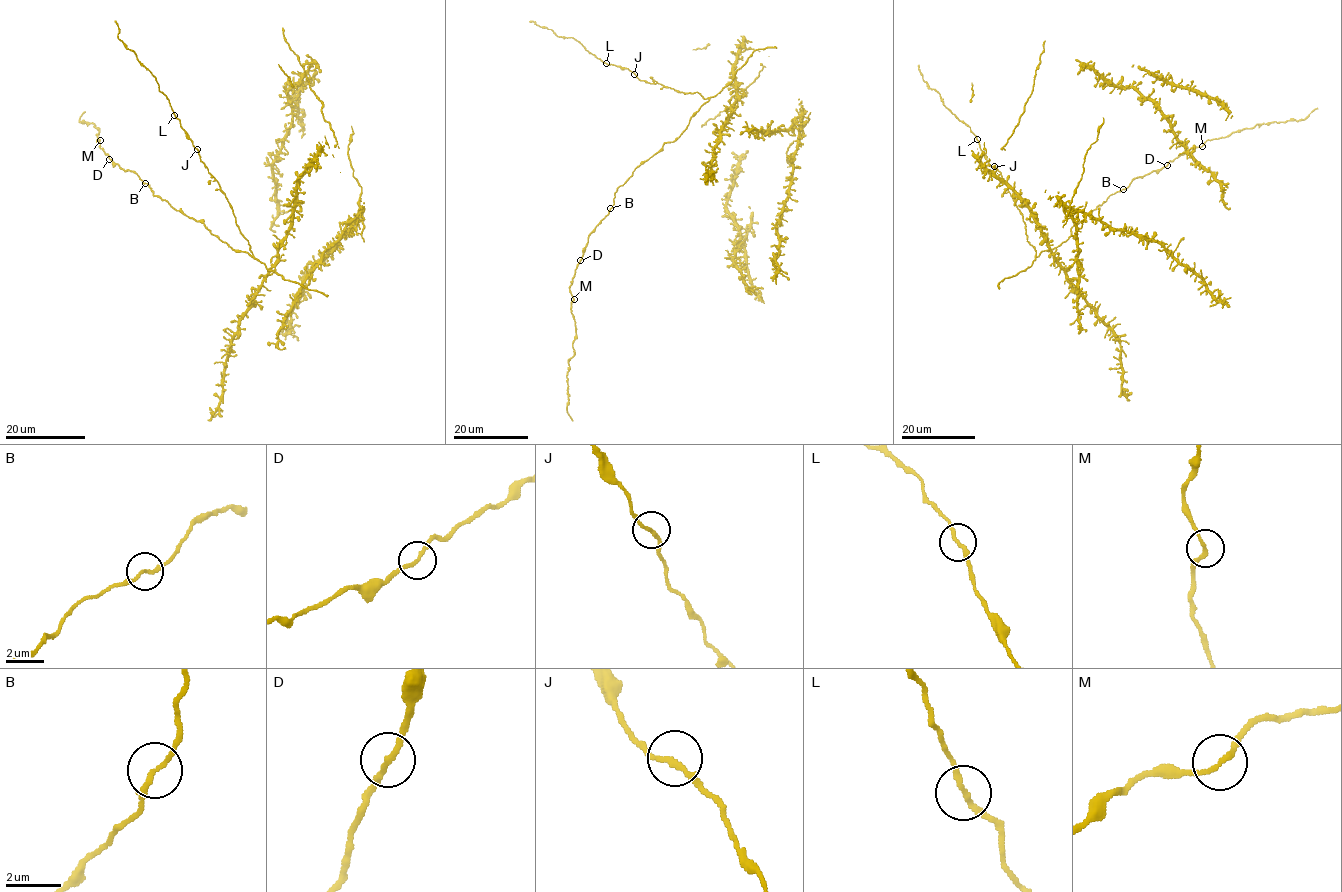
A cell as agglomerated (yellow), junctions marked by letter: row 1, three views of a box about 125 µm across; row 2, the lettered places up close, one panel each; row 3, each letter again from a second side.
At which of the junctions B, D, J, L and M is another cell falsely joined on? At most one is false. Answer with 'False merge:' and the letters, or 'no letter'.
False merge: no letter

